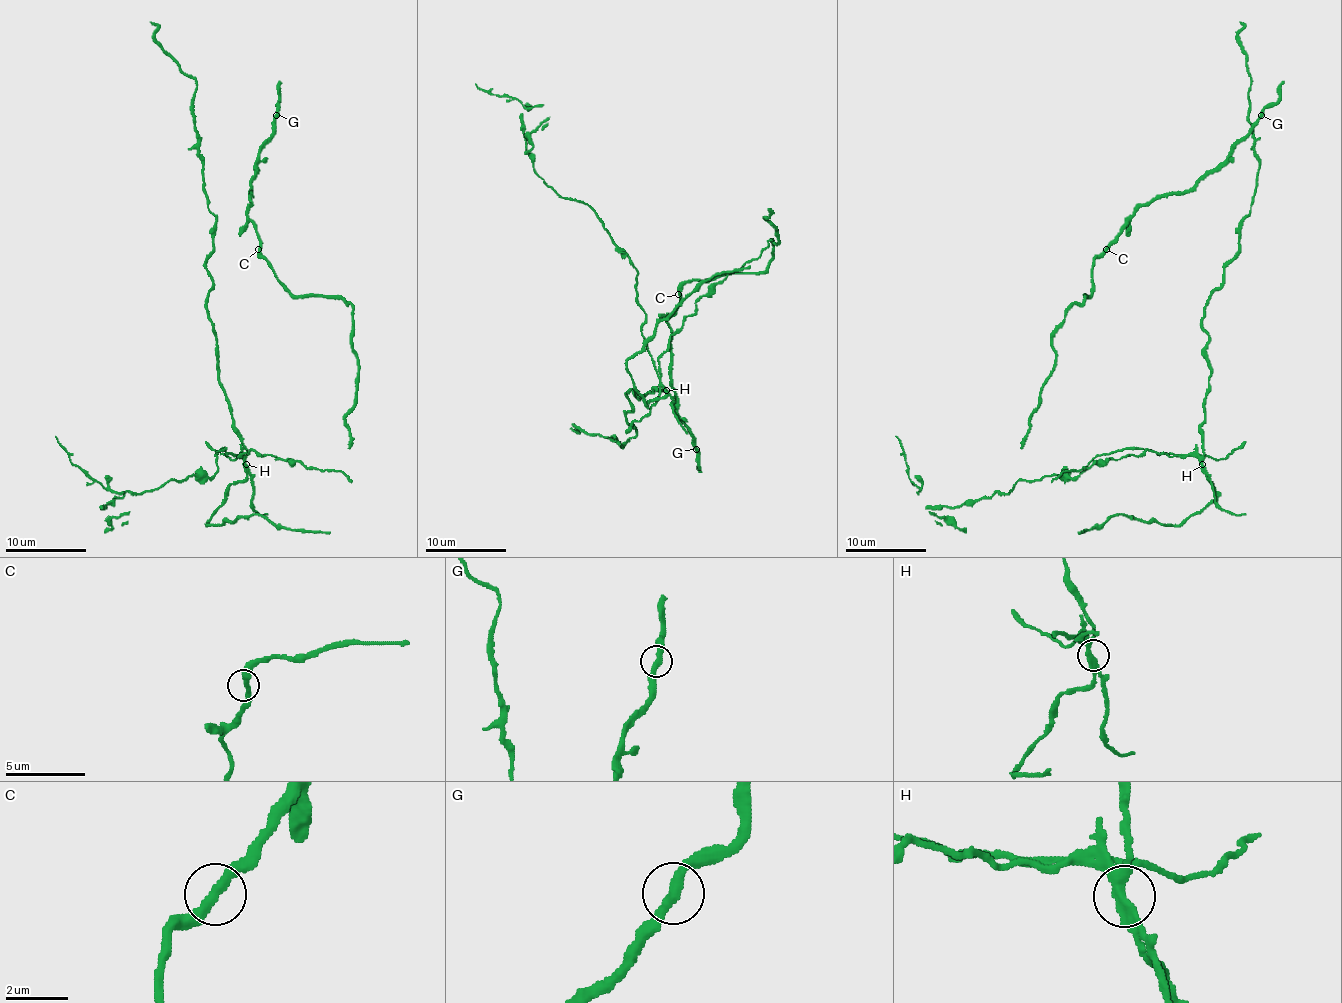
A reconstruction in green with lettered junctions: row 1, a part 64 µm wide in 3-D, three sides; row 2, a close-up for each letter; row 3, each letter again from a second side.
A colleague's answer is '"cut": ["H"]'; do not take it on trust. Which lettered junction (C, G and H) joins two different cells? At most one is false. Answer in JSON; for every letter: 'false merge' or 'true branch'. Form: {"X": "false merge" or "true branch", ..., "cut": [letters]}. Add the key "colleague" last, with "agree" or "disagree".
{"C": "true branch", "G": "true branch", "H": "false merge", "cut": ["H"], "colleague": "agree"}

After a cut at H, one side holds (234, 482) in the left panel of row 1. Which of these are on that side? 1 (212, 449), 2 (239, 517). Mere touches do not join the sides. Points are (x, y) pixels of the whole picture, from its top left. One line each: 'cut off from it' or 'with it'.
1: cut off from it
2: with it

